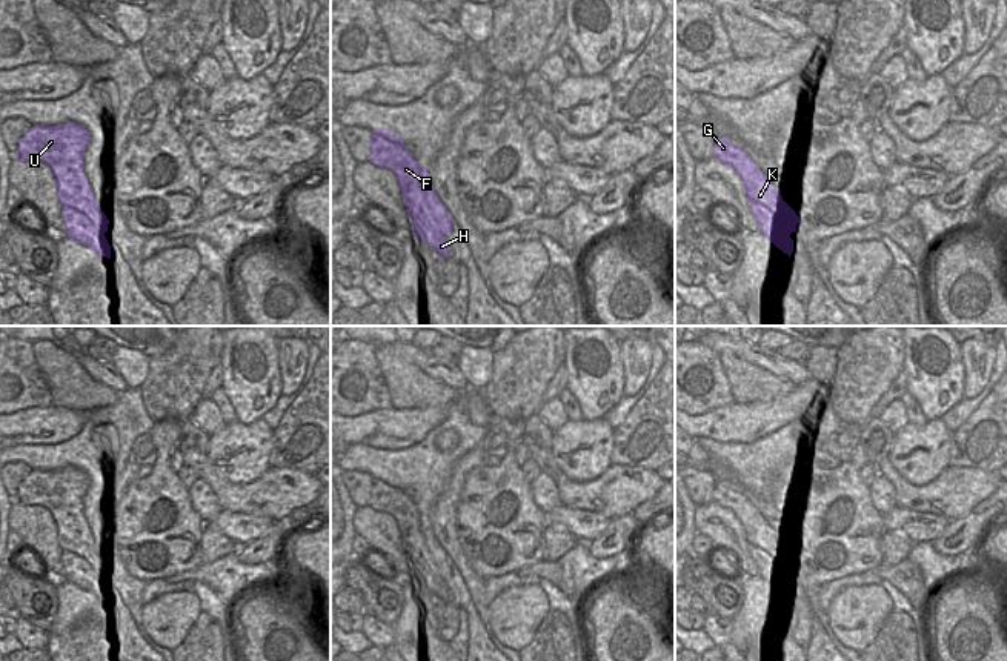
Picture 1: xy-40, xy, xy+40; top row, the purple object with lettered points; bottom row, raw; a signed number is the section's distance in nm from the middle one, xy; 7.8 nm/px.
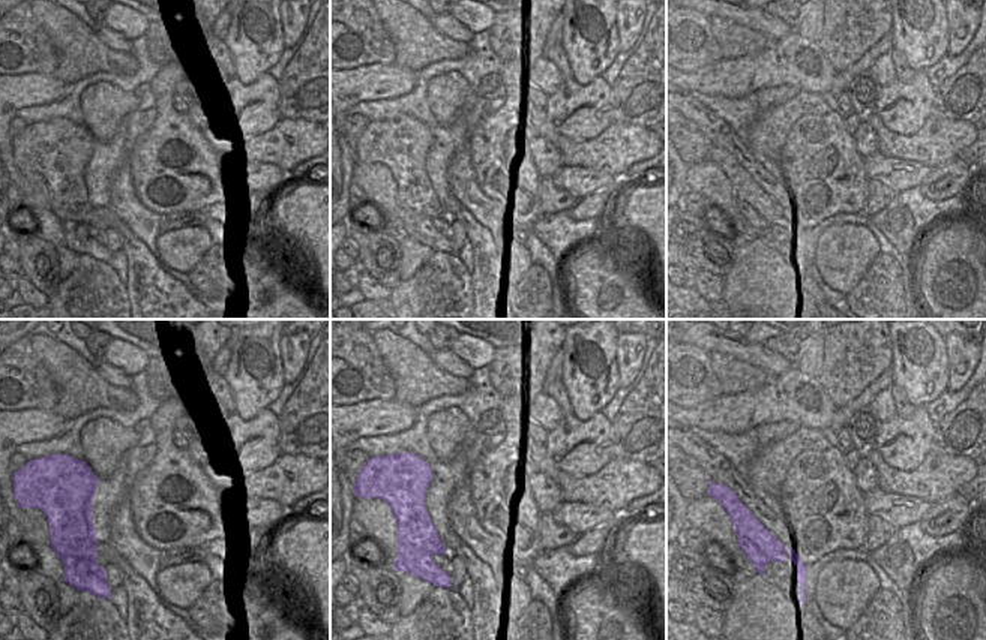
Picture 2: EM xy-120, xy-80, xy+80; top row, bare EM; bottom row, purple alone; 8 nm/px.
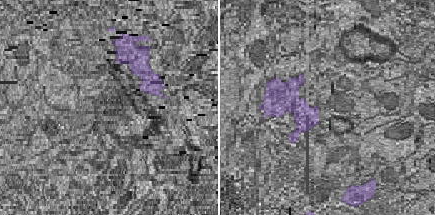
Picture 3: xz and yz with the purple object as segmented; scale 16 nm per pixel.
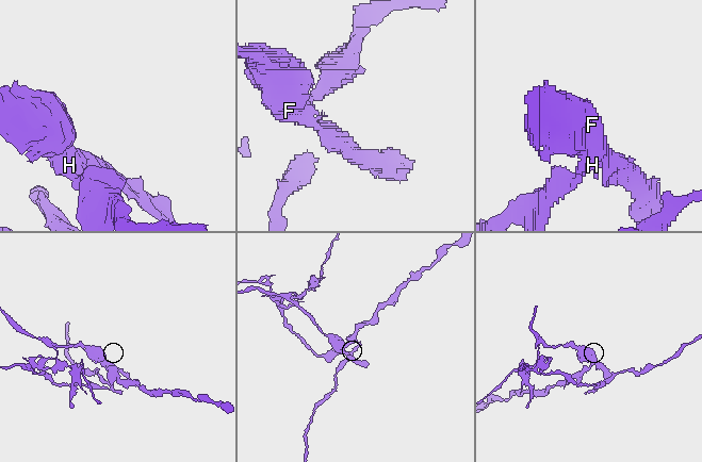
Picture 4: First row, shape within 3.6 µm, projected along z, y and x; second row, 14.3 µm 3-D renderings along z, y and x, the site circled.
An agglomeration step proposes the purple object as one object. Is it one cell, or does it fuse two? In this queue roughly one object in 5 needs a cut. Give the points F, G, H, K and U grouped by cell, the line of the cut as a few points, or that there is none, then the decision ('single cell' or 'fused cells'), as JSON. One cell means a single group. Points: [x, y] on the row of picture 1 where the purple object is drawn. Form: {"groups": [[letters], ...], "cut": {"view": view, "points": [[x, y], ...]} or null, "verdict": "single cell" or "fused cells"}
{"groups": [["F", "G", "K", "U"], ["H"]], "cut": {"view": "xy-40", "points": [[65, 209], [71, 208], [83, 212], [103, 232]]}, "verdict": "fused cells"}

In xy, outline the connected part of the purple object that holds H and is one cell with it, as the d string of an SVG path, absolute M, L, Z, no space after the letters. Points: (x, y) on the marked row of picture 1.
M409 211L409 217L412 220L412 235L420 237L434 251L447 258L450 255L449 243L438 224L421 211Z

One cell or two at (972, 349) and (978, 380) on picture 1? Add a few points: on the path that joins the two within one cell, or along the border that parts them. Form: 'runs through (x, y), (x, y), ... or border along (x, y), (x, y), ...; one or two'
runs through (977, 357), (978, 372); one

